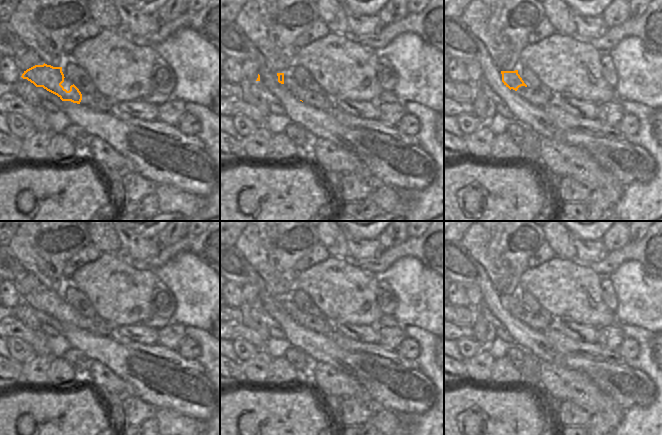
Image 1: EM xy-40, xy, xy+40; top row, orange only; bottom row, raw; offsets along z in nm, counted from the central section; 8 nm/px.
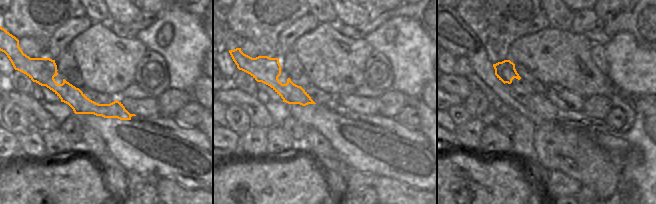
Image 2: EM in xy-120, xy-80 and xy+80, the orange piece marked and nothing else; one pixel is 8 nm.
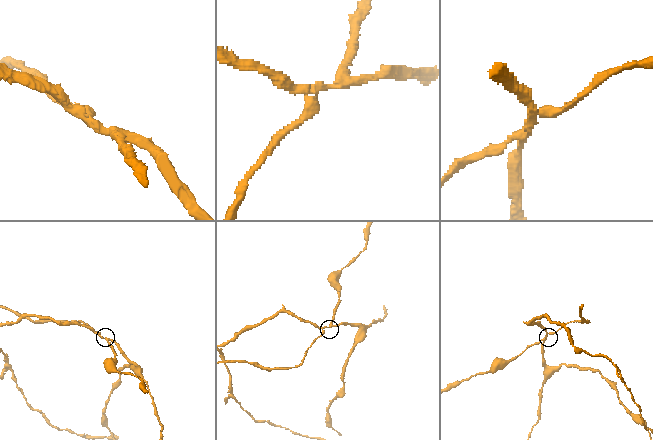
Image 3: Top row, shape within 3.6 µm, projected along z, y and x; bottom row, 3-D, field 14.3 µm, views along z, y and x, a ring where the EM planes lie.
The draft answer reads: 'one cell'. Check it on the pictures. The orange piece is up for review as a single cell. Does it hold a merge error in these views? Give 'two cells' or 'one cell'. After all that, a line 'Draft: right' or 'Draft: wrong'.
two cells
Draft: wrong

